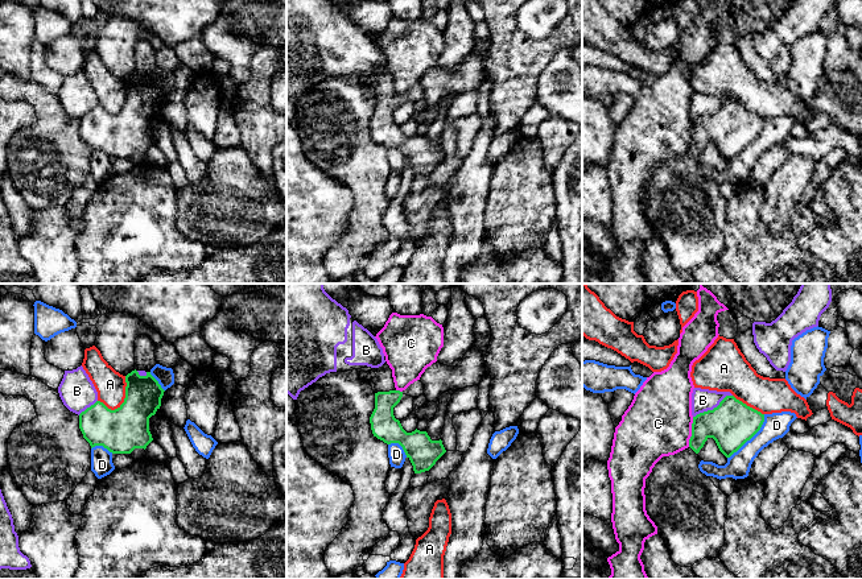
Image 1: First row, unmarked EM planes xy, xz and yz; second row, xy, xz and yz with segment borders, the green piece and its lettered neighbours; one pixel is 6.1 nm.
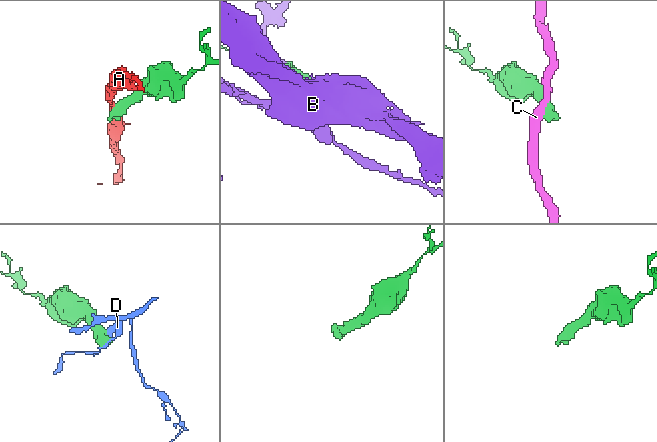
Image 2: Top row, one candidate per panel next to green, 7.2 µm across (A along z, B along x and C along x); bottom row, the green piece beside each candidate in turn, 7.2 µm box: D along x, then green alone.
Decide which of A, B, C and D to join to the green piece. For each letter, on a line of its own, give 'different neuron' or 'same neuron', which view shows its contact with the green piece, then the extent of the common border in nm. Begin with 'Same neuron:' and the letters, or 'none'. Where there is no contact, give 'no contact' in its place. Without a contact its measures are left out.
Same neuron: none
A: different neuron; contact in xy; length 240 nm
B: different neuron; contact in yz; length 280 nm
C: different neuron; contact in yz; length 190 nm
D: different neuron; contact in yz; length 360 nm

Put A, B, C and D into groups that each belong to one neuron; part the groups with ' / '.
A / B / C / D

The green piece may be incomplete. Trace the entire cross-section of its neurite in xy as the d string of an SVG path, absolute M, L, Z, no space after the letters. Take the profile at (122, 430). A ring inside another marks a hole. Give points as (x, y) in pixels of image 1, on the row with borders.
M135 369L125 376L125 382L125 398L117 409L111 410L103 402L96 401L79 414L79 429L91 448L103 446L112 454L131 454L135 448L145 450L153 441L149 431L149 418L160 409L165 390L150 372L140 376Z

